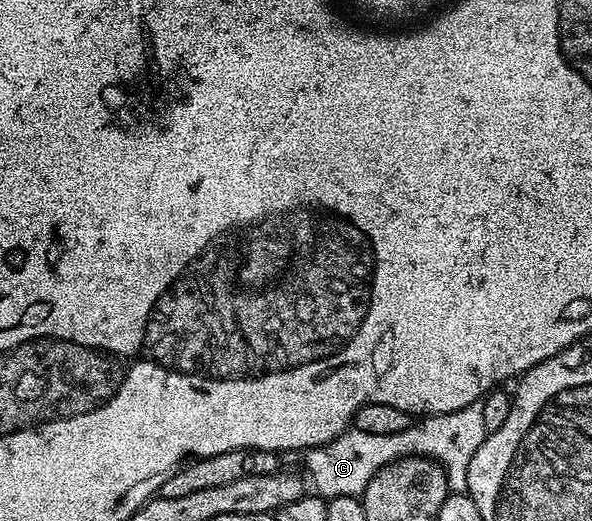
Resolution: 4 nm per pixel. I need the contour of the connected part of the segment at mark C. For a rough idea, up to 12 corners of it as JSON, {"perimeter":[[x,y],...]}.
{"perimeter":[[483,404],[399,434],[350,427],[304,453],[312,491],[360,498],[396,460],[441,465],[465,492],[487,435]]}

